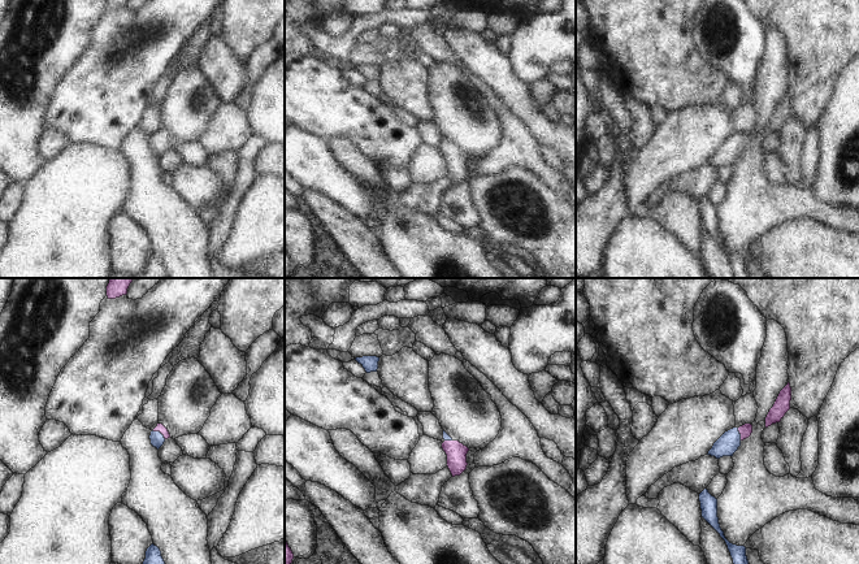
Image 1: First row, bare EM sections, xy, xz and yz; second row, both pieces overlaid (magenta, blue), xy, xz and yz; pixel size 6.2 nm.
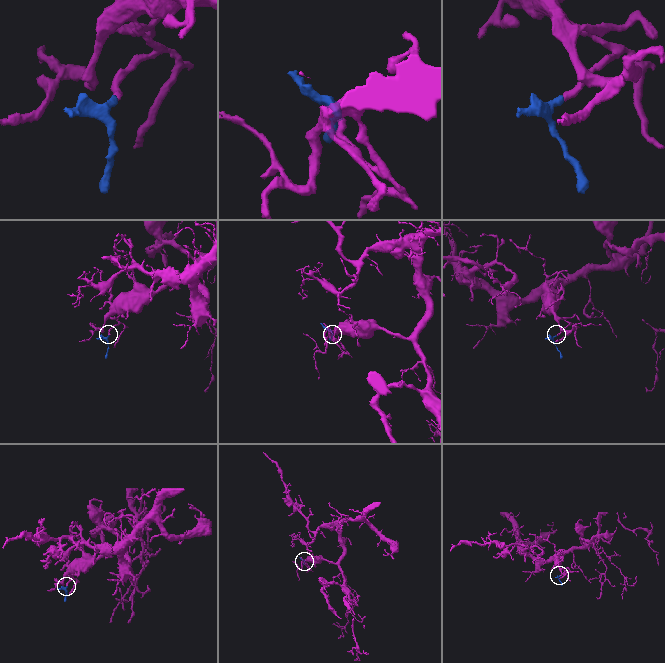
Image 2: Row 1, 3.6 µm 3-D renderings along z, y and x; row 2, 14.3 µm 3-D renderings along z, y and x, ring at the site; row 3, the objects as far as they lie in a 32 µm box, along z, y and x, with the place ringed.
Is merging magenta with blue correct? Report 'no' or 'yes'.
yes

